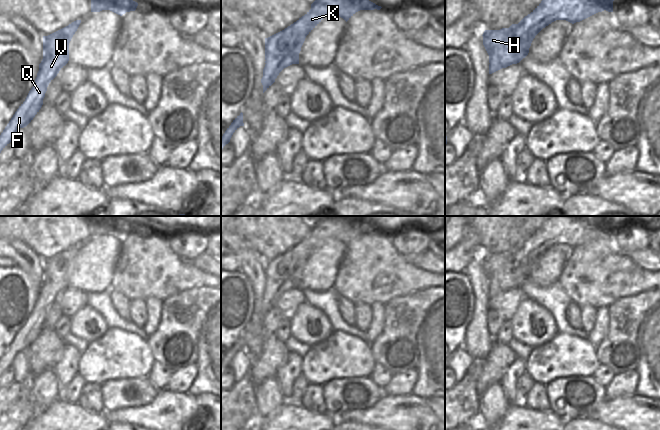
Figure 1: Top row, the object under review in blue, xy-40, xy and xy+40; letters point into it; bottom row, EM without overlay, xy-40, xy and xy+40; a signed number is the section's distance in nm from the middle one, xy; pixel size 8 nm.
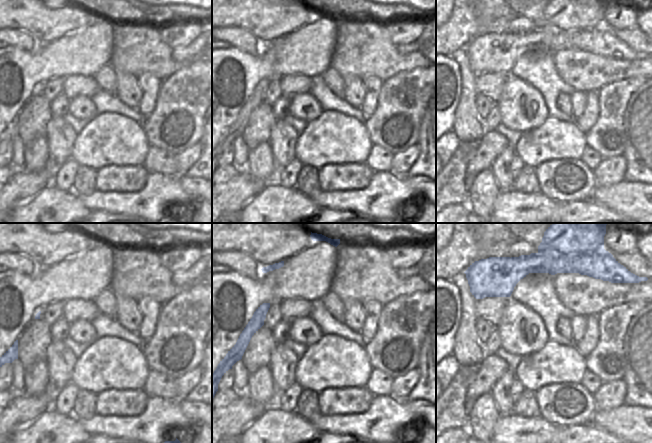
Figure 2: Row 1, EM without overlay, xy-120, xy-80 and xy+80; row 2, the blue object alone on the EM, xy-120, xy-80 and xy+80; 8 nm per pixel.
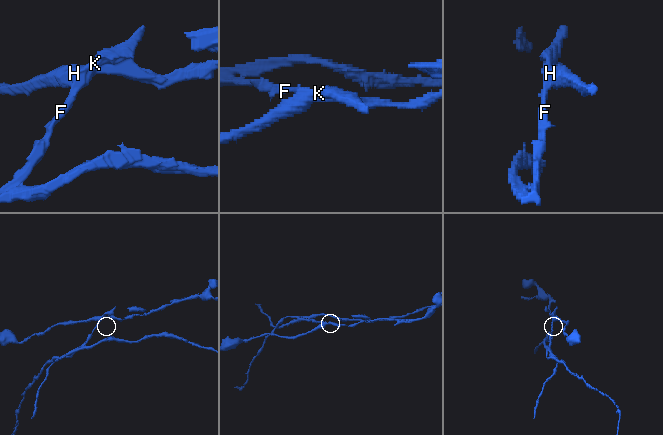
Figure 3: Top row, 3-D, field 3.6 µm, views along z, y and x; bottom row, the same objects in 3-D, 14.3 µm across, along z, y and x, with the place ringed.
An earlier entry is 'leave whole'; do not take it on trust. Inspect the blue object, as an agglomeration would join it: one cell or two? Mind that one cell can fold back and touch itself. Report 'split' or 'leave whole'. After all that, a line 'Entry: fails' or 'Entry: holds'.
split
Entry: fails

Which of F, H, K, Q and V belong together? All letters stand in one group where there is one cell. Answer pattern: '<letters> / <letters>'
F K Q V / H

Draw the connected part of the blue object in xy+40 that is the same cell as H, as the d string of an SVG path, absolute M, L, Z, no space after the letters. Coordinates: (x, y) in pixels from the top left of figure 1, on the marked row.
M502 28L500 30L485 30L483 33L483 45L489 55L489 63L491 55L494 54L500 58L503 53L513 47L513 37L515 35L514 28Z

